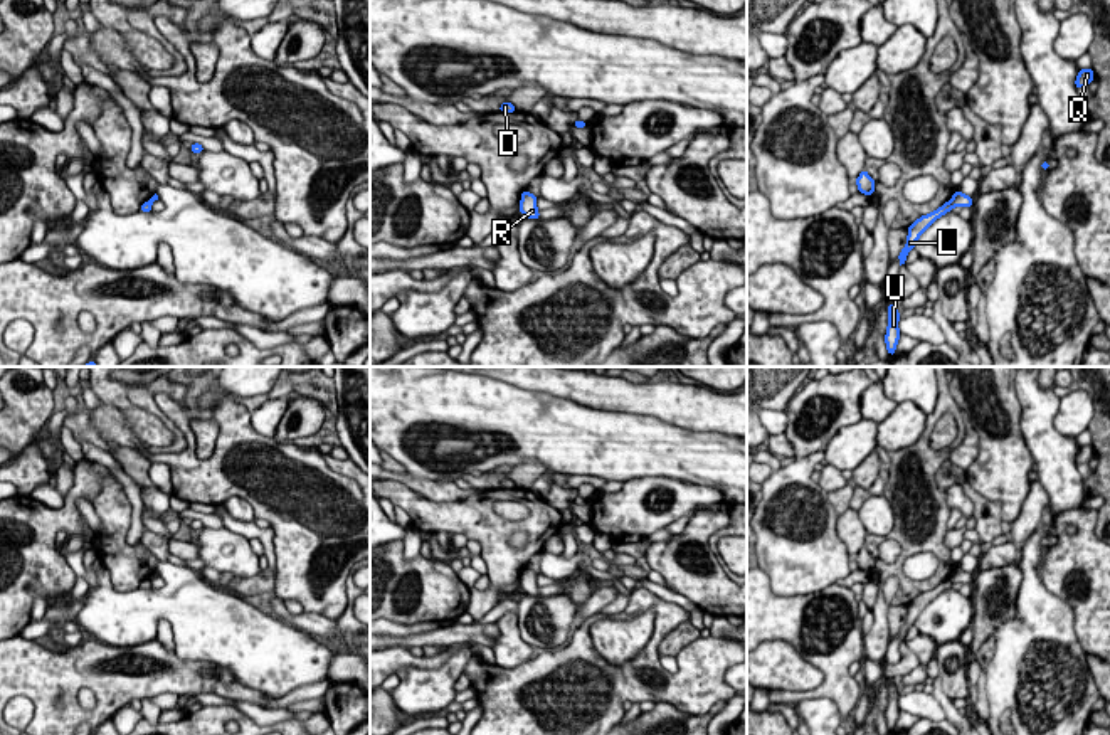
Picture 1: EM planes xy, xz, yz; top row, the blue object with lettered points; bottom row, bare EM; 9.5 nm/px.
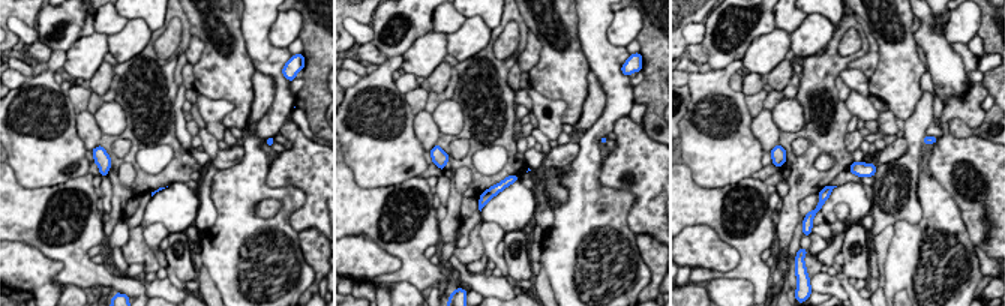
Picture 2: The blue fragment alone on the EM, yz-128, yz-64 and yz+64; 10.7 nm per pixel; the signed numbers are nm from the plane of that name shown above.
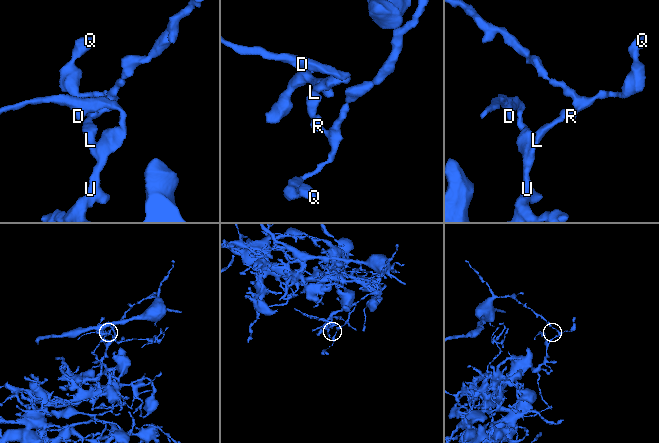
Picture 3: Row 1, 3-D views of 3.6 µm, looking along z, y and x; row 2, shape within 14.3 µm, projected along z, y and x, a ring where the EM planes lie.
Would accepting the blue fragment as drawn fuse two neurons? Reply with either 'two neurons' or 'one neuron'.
two neurons

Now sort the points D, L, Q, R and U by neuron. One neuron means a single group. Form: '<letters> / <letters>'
D L U / Q R

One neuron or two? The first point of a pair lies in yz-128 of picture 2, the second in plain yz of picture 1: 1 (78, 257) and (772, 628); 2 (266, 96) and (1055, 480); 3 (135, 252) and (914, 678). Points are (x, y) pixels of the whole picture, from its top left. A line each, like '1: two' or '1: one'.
1: one
2: two
3: two

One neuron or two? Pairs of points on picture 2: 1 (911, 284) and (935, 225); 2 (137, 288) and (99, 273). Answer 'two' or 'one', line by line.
1: one
2: one

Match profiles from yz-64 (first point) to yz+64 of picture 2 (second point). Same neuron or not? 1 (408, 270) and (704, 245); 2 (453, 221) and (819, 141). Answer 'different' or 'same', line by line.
1: different
2: same

